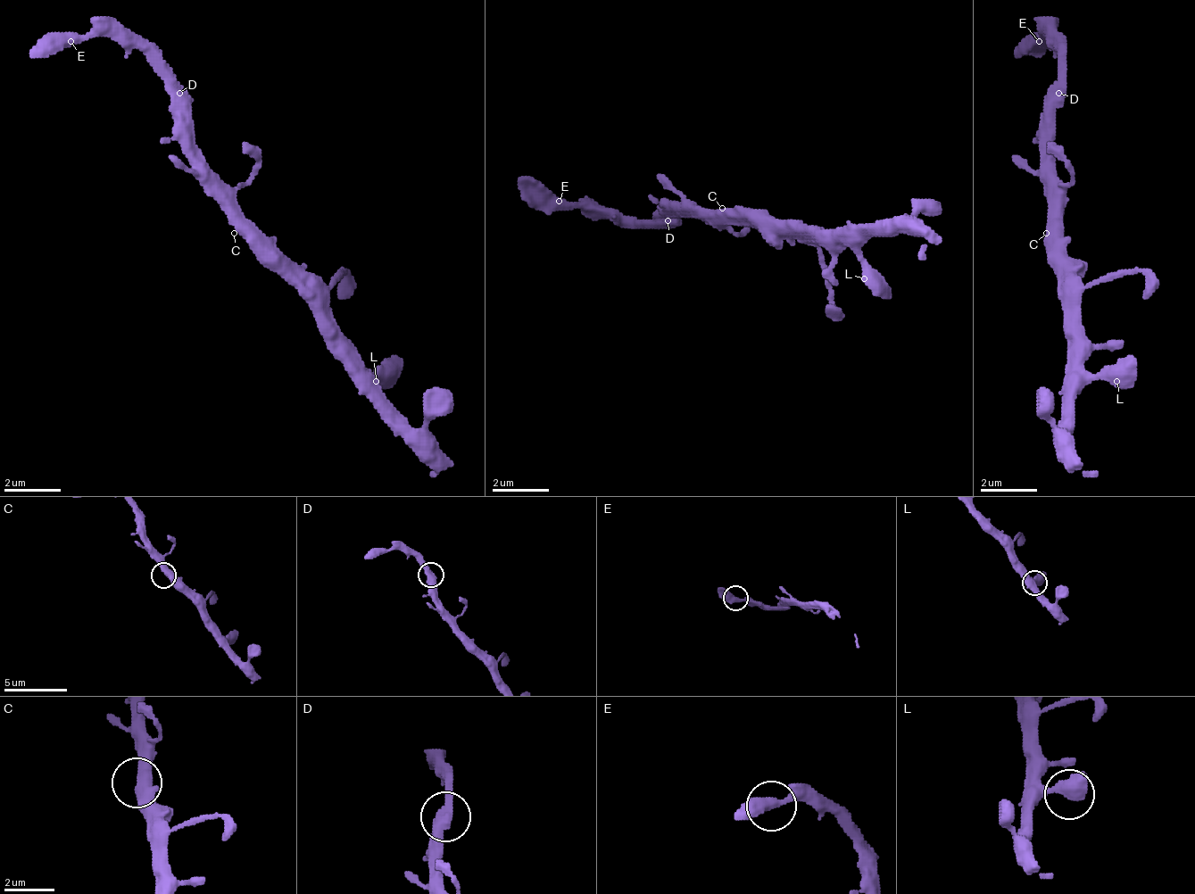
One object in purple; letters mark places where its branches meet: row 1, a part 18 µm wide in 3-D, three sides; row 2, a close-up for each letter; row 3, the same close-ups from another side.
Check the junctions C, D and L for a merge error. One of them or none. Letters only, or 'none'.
none

